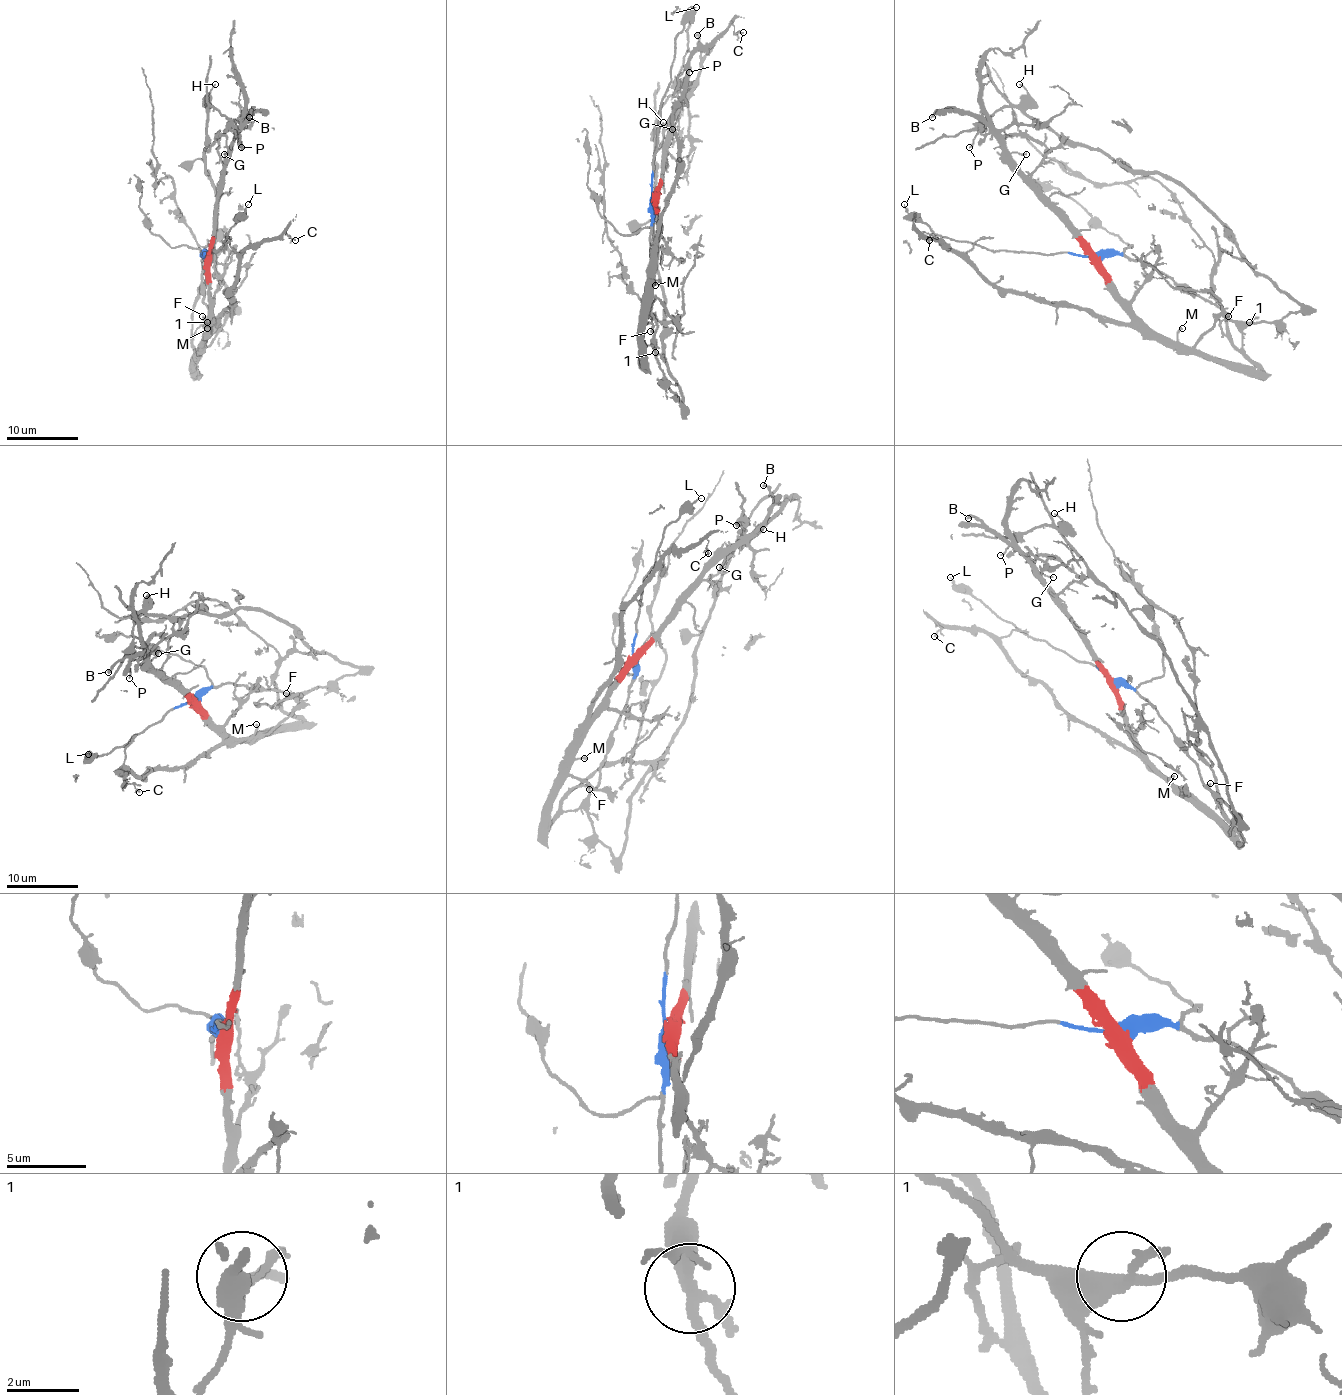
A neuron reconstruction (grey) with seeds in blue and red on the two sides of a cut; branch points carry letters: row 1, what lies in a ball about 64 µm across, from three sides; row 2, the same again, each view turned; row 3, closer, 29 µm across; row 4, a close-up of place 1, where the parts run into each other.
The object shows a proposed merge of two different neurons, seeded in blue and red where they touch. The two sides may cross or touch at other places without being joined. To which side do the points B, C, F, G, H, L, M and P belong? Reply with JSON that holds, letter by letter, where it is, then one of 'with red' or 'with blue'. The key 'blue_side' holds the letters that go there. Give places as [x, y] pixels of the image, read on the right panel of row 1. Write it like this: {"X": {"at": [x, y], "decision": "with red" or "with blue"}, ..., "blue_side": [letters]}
{"B": {"at": [932, 117], "decision": "with red"}, "C": {"at": [929, 240], "decision": "with red"}, "F": {"at": [1228, 316], "decision": "with red"}, "G": {"at": [1026, 154], "decision": "with red"}, "H": {"at": [1019, 84], "decision": "with blue"}, "L": {"at": [904, 204], "decision": "with blue"}, "M": {"at": [1182, 328], "decision": "with red"}, "P": {"at": [969, 147], "decision": "with blue"}, "blue_side": ["H", "L", "P"]}

